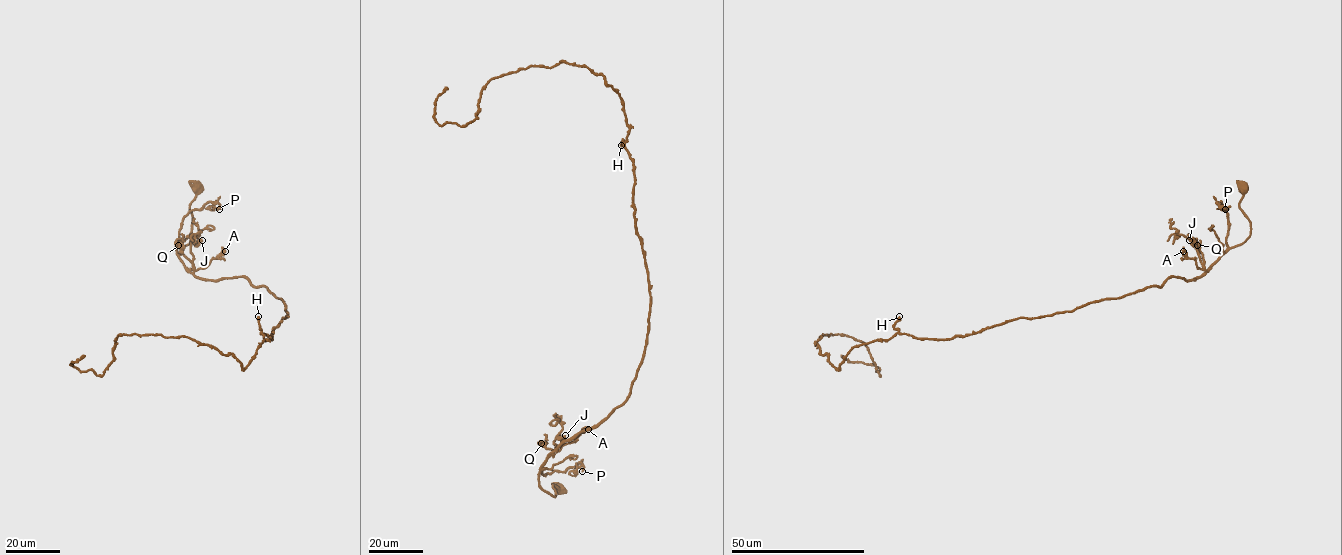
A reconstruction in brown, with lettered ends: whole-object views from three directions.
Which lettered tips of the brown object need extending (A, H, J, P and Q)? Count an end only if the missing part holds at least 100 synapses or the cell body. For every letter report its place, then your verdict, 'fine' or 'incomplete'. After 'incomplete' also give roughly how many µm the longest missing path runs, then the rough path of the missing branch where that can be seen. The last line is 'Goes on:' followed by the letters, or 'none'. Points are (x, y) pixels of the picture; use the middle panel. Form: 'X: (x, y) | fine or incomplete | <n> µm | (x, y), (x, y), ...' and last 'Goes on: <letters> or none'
A: (588, 429) | fine
H: (621, 145) | incomplete | 160 µm | (621, 145), (580, 158), (572, 146), (562, 174), (576, 201), (556, 216), (578, 203), (571, 216), (532, 206)
J: (565, 435) | fine
P: (582, 471) | fine
Q: (541, 443) | fine
Goes on: H

